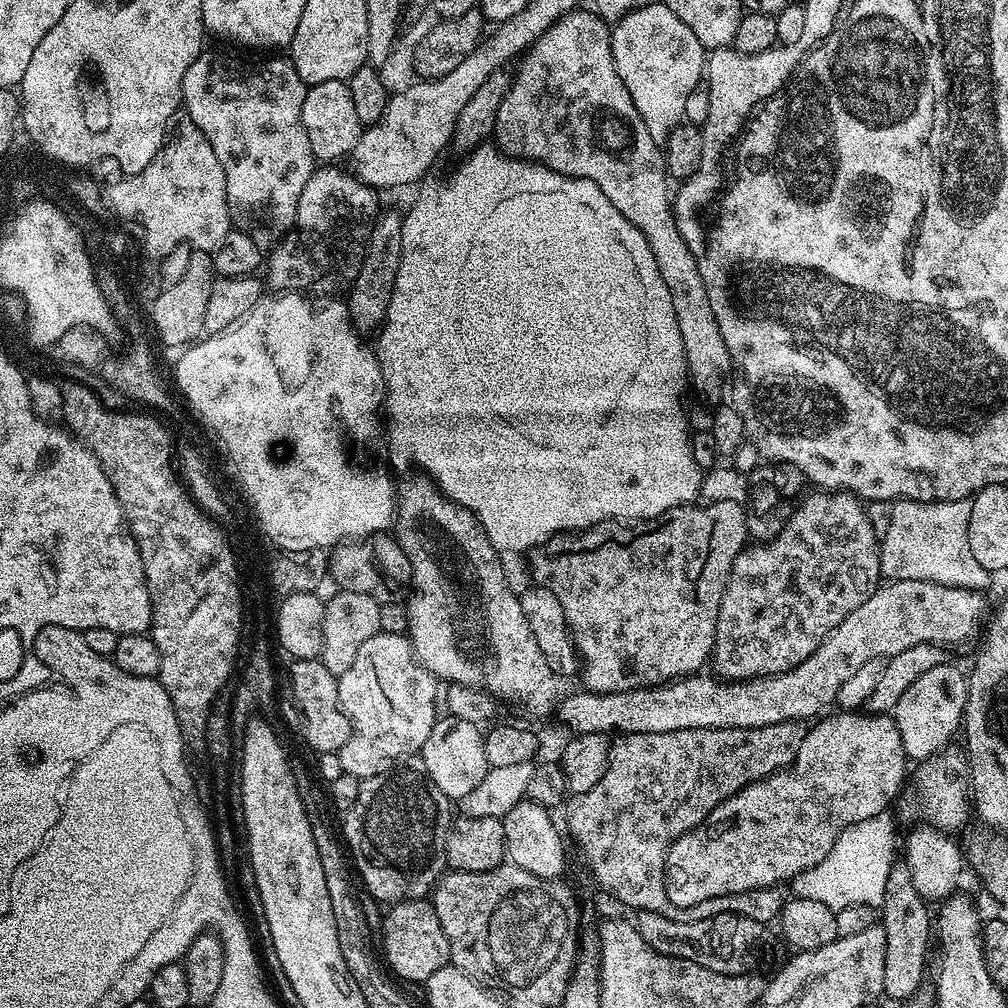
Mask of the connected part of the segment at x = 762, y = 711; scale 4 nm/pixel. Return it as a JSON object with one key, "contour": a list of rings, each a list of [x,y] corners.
{"contour":[[[932,581],[881,583],[876,592],[858,606],[858,610],[851,612],[821,642],[806,662],[781,676],[768,676],[743,684],[716,679],[713,684],[708,684],[708,688],[712,688],[712,708],[708,708],[708,712],[716,712],[716,716],[712,716],[712,720],[696,720],[696,725],[704,724],[711,728],[714,724],[730,724],[732,727],[749,724],[751,728],[757,728],[783,720],[811,721],[828,710],[823,708],[836,704],[842,682],[851,678],[865,662],[902,654],[902,650],[910,650],[910,646],[919,644],[937,642],[948,646],[948,643],[970,635],[984,608],[982,597],[977,591],[951,588]]]}

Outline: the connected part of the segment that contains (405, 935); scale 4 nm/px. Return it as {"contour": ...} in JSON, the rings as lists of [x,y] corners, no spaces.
{"contour":[[[427,899],[402,900],[387,909],[388,917],[384,920],[384,956],[388,964],[404,980],[420,980],[426,982],[439,968],[449,963],[448,943],[442,930],[442,922],[438,922],[438,914]]]}

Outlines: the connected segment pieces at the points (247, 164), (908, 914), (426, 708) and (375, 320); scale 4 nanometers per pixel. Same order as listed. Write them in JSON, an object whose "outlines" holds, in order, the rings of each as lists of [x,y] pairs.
{"outlines":[[[[201,51],[199,58],[186,70],[184,75],[184,87],[182,89],[182,108],[188,113],[194,126],[202,130],[202,134],[210,142],[214,154],[218,154],[218,162],[222,162],[222,170],[226,178],[226,190],[228,191],[228,213],[232,216],[235,231],[244,232],[250,238],[256,240],[257,246],[262,250],[273,247],[285,234],[293,231],[296,223],[296,211],[298,210],[298,198],[302,198],[302,190],[314,171],[314,157],[310,150],[310,138],[306,138],[306,130],[302,126],[302,102],[306,98],[308,88],[304,79],[298,74],[291,59],[268,60],[265,64],[251,64],[240,56],[231,56],[228,52]]],[[[894,866],[888,875],[882,905],[882,927],[886,938],[886,958],[882,970],[883,995],[903,1002],[922,987],[924,967],[928,964],[928,908],[929,905],[914,890],[907,867]]],[[[379,631],[376,635],[366,638],[350,670],[346,670],[346,674],[338,678],[338,698],[352,727],[350,738],[346,738],[346,746],[342,746],[339,752],[342,770],[346,774],[361,778],[374,776],[385,766],[403,761],[400,760],[403,756],[412,756],[415,752],[417,755],[423,749],[426,738],[430,738],[430,730],[438,719],[436,687],[436,677],[420,665],[412,651],[411,643],[404,636]]],[[[388,212],[379,217],[368,235],[368,243],[364,254],[364,262],[360,265],[355,280],[351,281],[352,293],[346,299],[348,315],[361,333],[379,329],[388,314],[390,298],[396,288],[396,275],[402,254],[402,226],[404,221],[401,213]]]]}

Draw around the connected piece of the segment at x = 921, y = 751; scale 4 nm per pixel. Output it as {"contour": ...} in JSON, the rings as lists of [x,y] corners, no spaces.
{"contour":[[[951,662],[934,666],[934,670],[926,670],[918,682],[910,682],[906,694],[898,698],[890,713],[898,726],[905,757],[909,761],[919,762],[941,751],[949,743],[948,738],[954,732],[961,731],[967,701],[968,681],[965,673],[960,673]]]}

